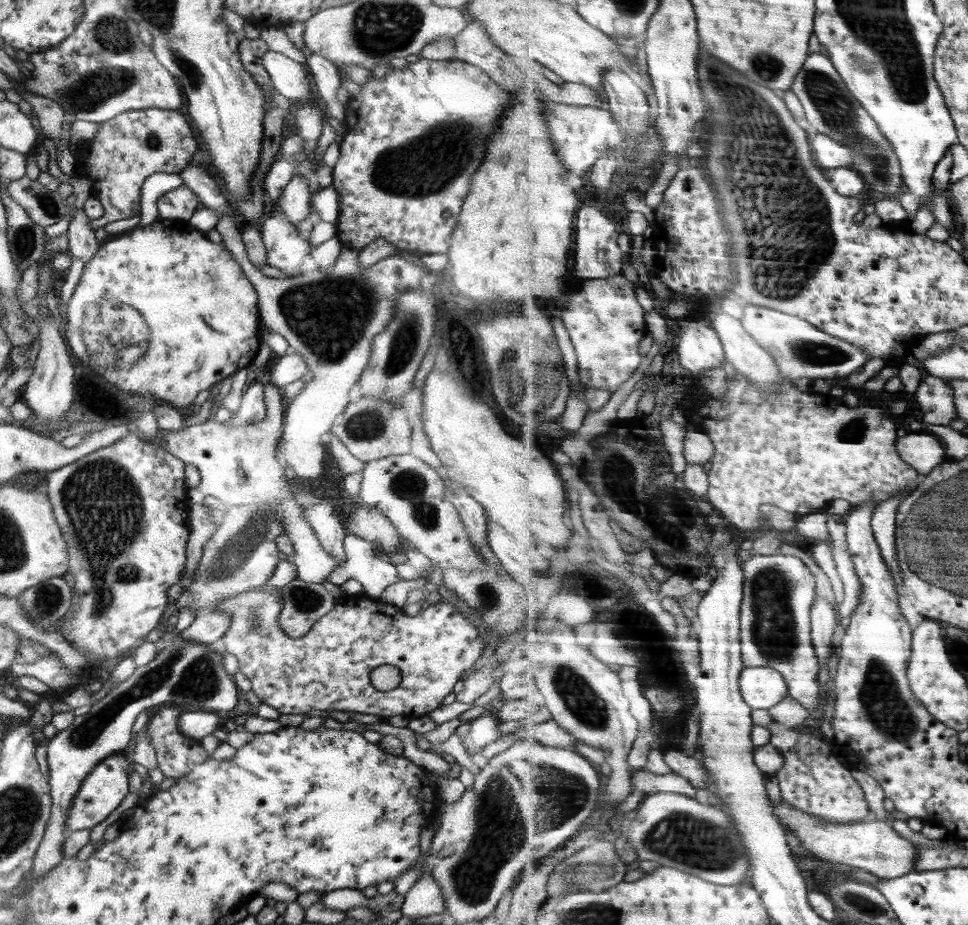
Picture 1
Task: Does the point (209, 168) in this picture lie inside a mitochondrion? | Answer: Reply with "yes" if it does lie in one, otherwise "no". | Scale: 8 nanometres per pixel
no

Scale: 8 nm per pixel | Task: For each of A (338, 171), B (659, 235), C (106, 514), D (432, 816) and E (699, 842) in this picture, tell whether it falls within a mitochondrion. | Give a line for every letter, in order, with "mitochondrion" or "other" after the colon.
A: other
B: other
C: mitochondrion
D: other
E: mitochondrion

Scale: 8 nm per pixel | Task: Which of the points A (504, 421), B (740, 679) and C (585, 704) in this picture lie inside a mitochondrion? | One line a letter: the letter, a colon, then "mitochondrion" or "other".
A: other
B: other
C: mitochondrion

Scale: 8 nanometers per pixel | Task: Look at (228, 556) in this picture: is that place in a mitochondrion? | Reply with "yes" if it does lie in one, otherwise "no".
yes

